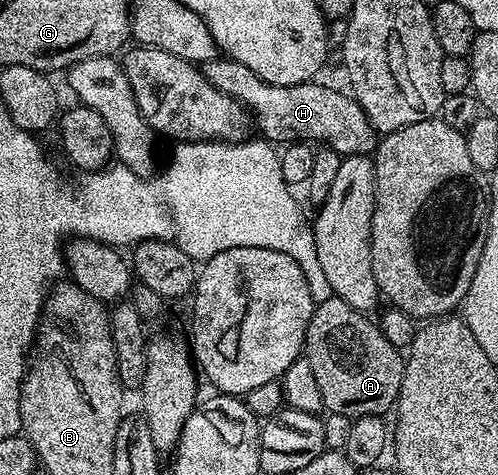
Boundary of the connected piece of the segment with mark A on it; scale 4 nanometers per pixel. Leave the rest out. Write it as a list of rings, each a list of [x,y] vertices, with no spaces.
[[[329,298],[317,303],[308,324],[304,357],[312,364],[312,373],[316,375],[316,384],[320,387],[320,400],[331,414],[343,414],[349,418],[359,418],[369,414],[385,415],[386,409],[393,407],[398,400],[400,384],[404,376],[404,354],[393,346],[382,331],[379,323],[363,311],[344,304],[339,298]]]

